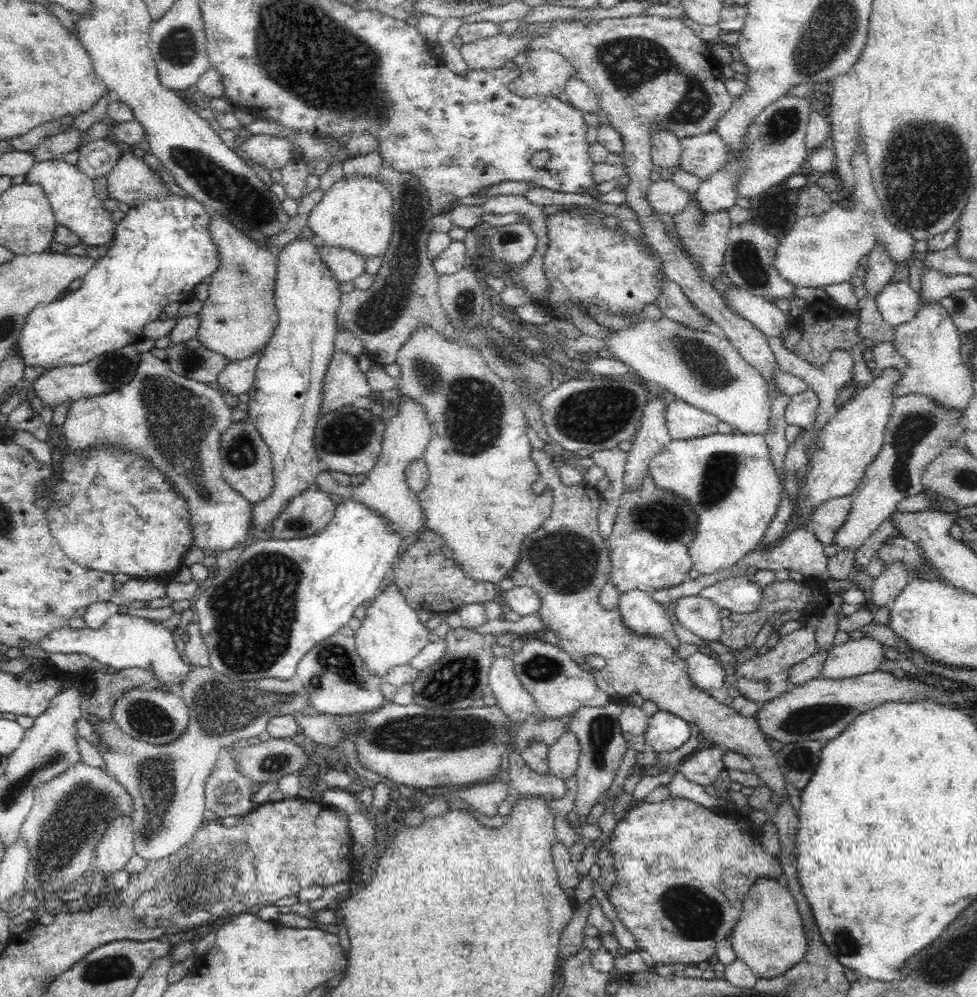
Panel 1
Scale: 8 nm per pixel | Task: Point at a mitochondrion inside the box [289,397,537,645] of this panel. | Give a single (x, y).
(348, 432)

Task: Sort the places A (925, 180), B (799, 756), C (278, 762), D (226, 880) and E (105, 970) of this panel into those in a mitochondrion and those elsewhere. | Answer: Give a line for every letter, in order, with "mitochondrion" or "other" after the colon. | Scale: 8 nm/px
A: mitochondrion
B: mitochondrion
C: mitochondrion
D: mitochondrion
E: mitochondrion

